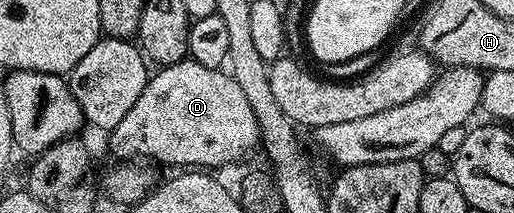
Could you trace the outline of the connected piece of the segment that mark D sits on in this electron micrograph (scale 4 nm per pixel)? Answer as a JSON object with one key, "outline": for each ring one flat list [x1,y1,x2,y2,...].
{"outline":[[190,57,180,63,160,66,159,71,148,78,141,97,133,104,133,109,125,113,121,125,110,128,111,155,115,161,150,161,168,163,175,169,215,169,239,163,254,147,261,143,259,122,245,97,239,82,226,70,214,67,205,69]]}

